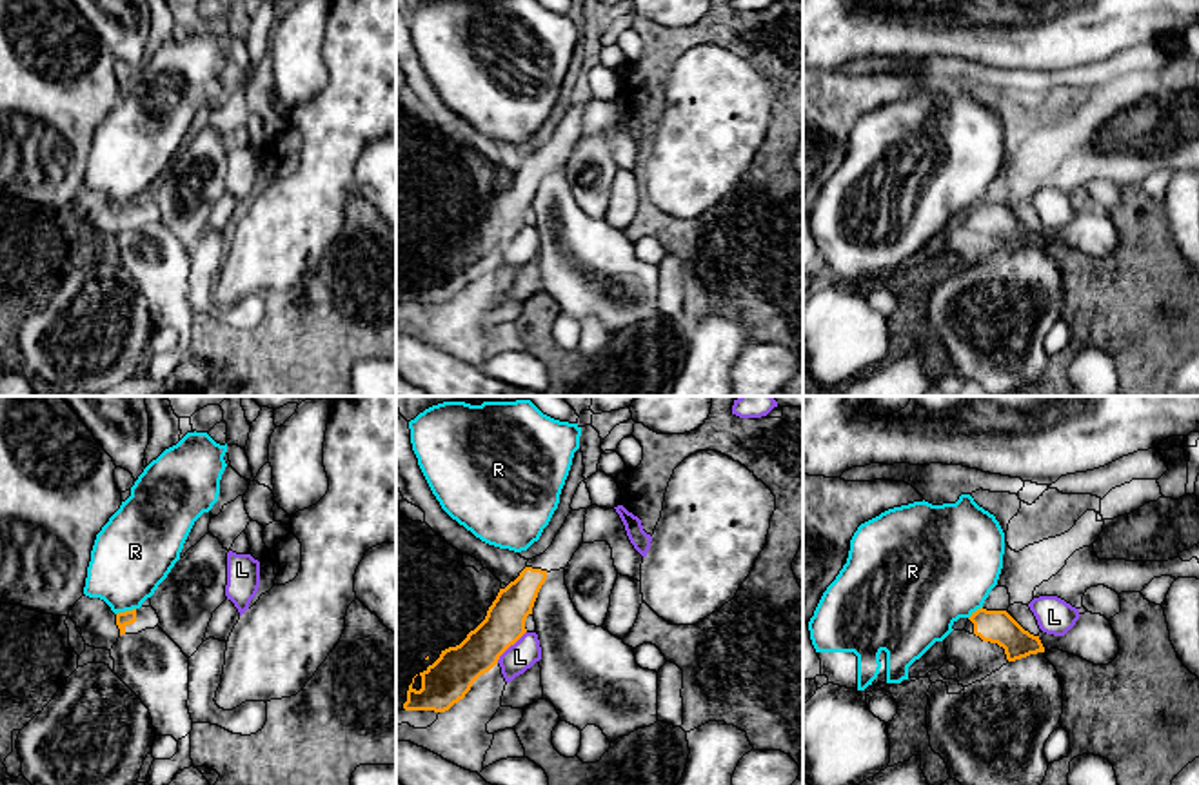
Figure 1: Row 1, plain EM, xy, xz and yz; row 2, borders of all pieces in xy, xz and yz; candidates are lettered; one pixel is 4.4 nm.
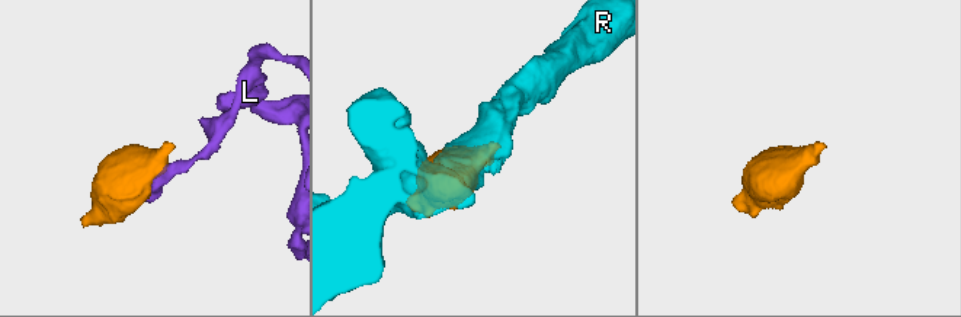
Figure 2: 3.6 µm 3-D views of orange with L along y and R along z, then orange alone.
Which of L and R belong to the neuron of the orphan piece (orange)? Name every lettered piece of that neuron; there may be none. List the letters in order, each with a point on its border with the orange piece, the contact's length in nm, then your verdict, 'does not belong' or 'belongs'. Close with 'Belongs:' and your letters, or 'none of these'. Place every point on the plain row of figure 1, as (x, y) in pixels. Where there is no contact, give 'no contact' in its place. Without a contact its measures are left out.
L: contact xz (509, 238); length 190 nm; does not belong
R: contact xy (126, 204); length 90 nm; does not belong
Belongs: none of these

